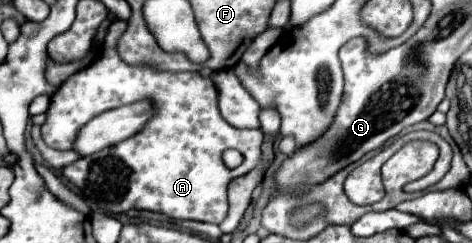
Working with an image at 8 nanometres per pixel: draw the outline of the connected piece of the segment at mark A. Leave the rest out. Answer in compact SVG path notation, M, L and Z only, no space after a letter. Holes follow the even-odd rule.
M115 20L111 24L107 36L105 36L101 58L95 64L75 72L69 80L65 80L59 86L59 90L51 98L51 104L47 110L47 120L41 128L43 140L51 148L71 150L79 130L91 118L95 118L97 114L111 110L115 106L131 104L131 102L143 100L147 96L155 102L157 112L149 120L149 124L143 128L143 132L131 136L129 140L115 144L113 148L101 150L95 156L85 156L85 158L81 158L69 166L65 166L61 170L63 176L71 184L75 184L87 198L97 202L97 206L107 214L123 214L123 212L129 212L131 208L137 208L137 210L163 212L171 218L181 218L181 220L199 220L199 222L221 224L227 216L227 210L229 210L229 204L227 204L229 182L233 178L245 176L247 172L251 172L259 164L263 132L261 130L231 128L231 124L227 124L223 120L223 116L219 114L219 108L217 108L217 88L215 88L211 78L203 78L197 72L157 72L153 68L125 64L117 54L117 42L119 42L121 34L125 32L125 28L127 28L127 22ZM227 148L239 150L245 158L245 162L235 170L229 170L221 160L221 154Z

